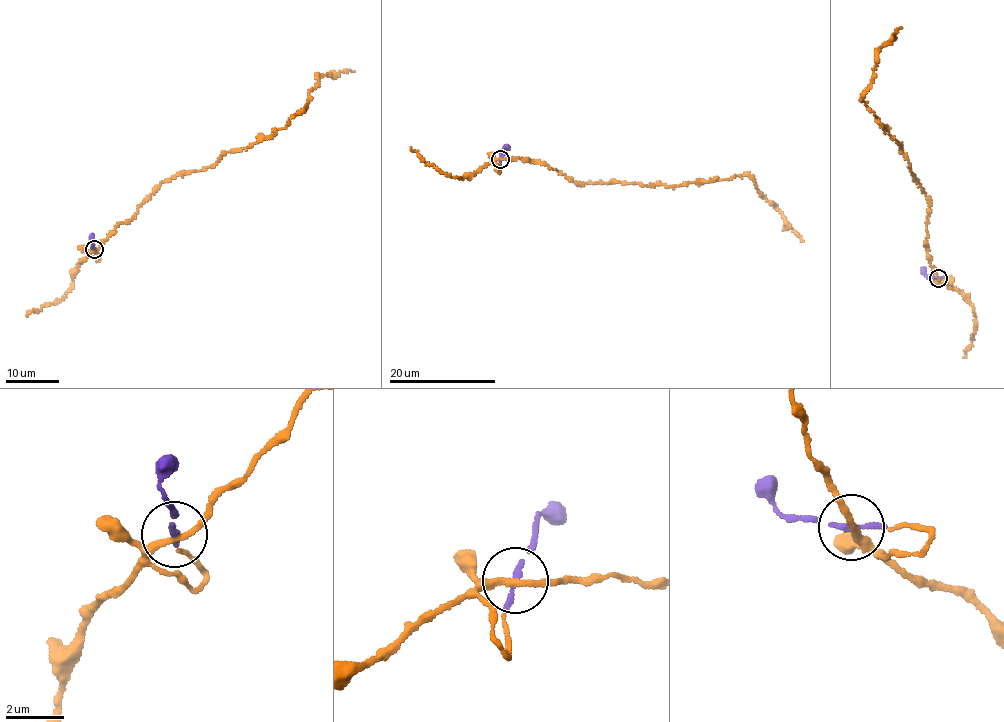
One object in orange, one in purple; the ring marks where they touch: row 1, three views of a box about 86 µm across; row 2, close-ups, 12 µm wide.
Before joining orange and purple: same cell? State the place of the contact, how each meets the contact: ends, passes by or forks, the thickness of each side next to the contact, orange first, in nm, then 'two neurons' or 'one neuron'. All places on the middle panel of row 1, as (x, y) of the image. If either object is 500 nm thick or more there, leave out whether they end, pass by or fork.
place (500, 159); orange passes by; purple ends; calibres 200 and 240 nm; one neuron

